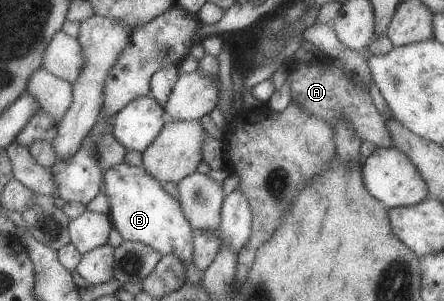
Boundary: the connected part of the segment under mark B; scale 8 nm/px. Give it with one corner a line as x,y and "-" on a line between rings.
119,163
105,169
102,173
104,193
108,198
108,215
112,226
123,240
133,243
145,243
147,247
163,255
177,255
185,267
185,282
191,285
199,283
203,272
193,265
193,230
181,211
177,198
171,197
153,175
149,175
142,166
130,166

